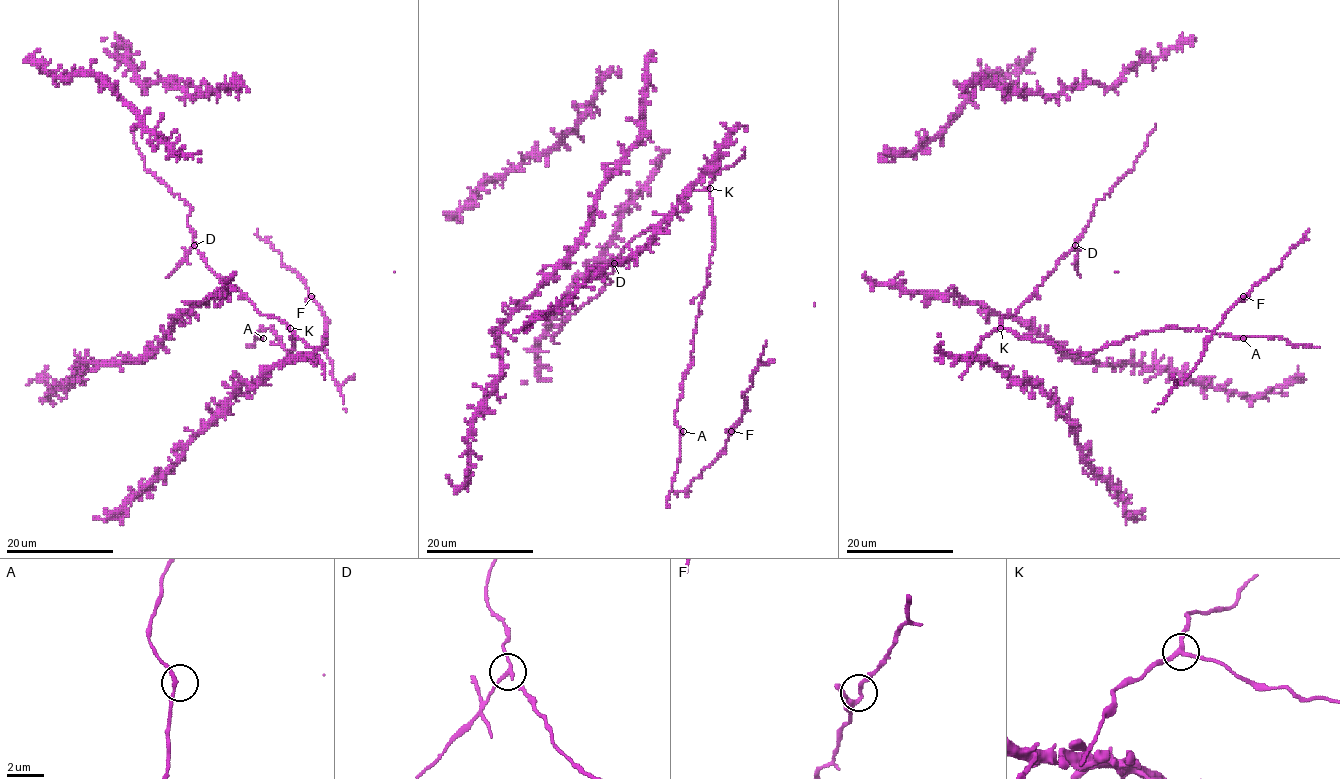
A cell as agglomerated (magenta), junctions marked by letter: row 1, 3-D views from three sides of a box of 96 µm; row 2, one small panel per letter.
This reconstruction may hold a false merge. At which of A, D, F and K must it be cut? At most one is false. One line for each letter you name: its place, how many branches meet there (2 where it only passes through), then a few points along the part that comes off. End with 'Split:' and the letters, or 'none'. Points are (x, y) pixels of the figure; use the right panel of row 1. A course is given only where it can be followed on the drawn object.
D: at (1075, 245); 3 branches meet; foreign part runs (1075, 246), (1079, 276)
Split: D

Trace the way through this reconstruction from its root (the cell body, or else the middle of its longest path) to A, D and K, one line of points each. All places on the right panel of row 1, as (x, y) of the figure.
A: (1047, 275), (1015, 314), (1003, 317), (1004, 329), (1081, 354), (1168, 326), (1207, 329), (1243, 338)
D: (1047, 275), (1075, 246)
K: (1047, 275), (1015, 314), (1003, 317), (1000, 328)

